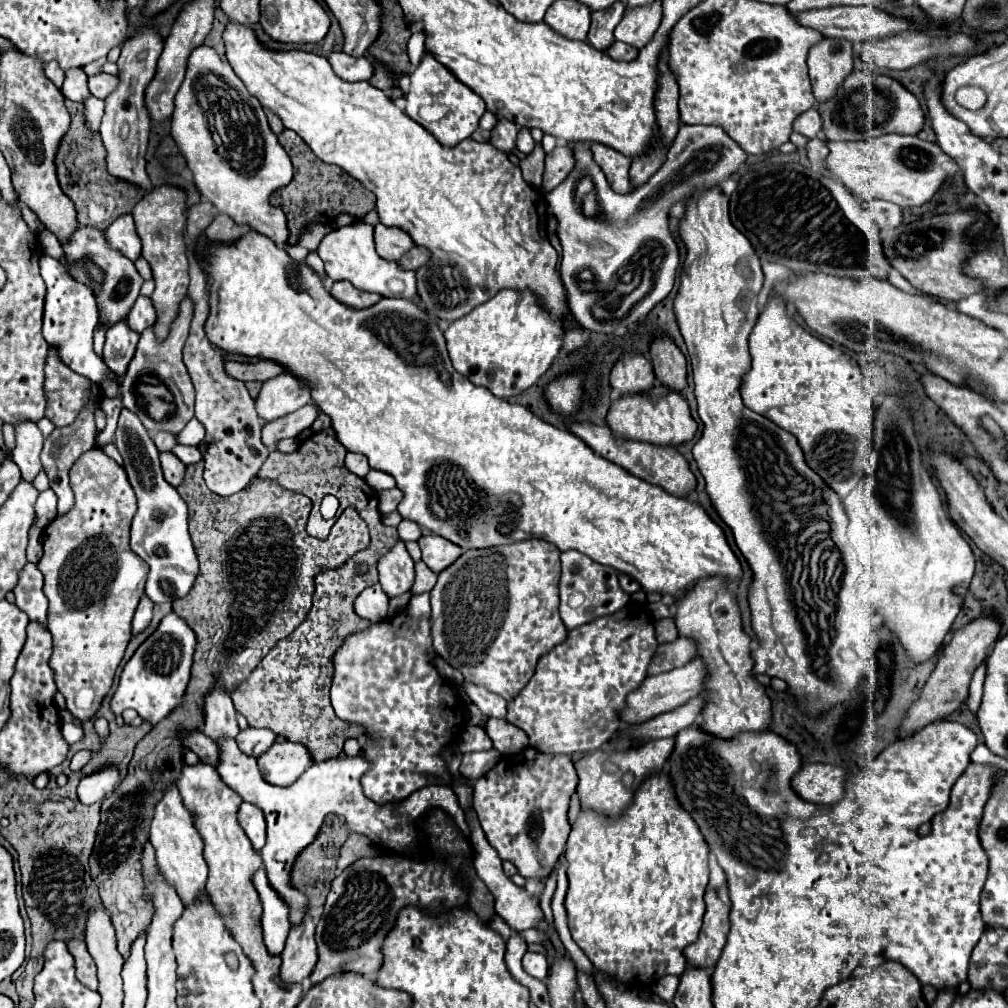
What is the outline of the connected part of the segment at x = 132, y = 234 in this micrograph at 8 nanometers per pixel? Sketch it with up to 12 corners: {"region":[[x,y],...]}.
{"region":[[132,214],[116,218],[104,236],[126,258],[140,256]]}

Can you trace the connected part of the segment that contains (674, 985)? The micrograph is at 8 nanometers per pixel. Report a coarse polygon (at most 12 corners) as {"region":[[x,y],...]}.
{"region":[[662,976],[652,986],[654,994],[671,1003],[680,977]]}

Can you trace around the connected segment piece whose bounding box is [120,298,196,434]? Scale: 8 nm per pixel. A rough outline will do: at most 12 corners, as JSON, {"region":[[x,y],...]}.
{"region":[[192,302],[166,340],[154,326],[120,382],[124,406],[150,432],[182,432],[196,390],[182,360]]}

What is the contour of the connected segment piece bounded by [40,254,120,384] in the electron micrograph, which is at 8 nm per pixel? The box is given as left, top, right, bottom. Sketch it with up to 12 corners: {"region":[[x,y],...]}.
{"region":[[48,254],[40,274],[46,342],[100,384],[120,382],[92,348],[92,290]]}

